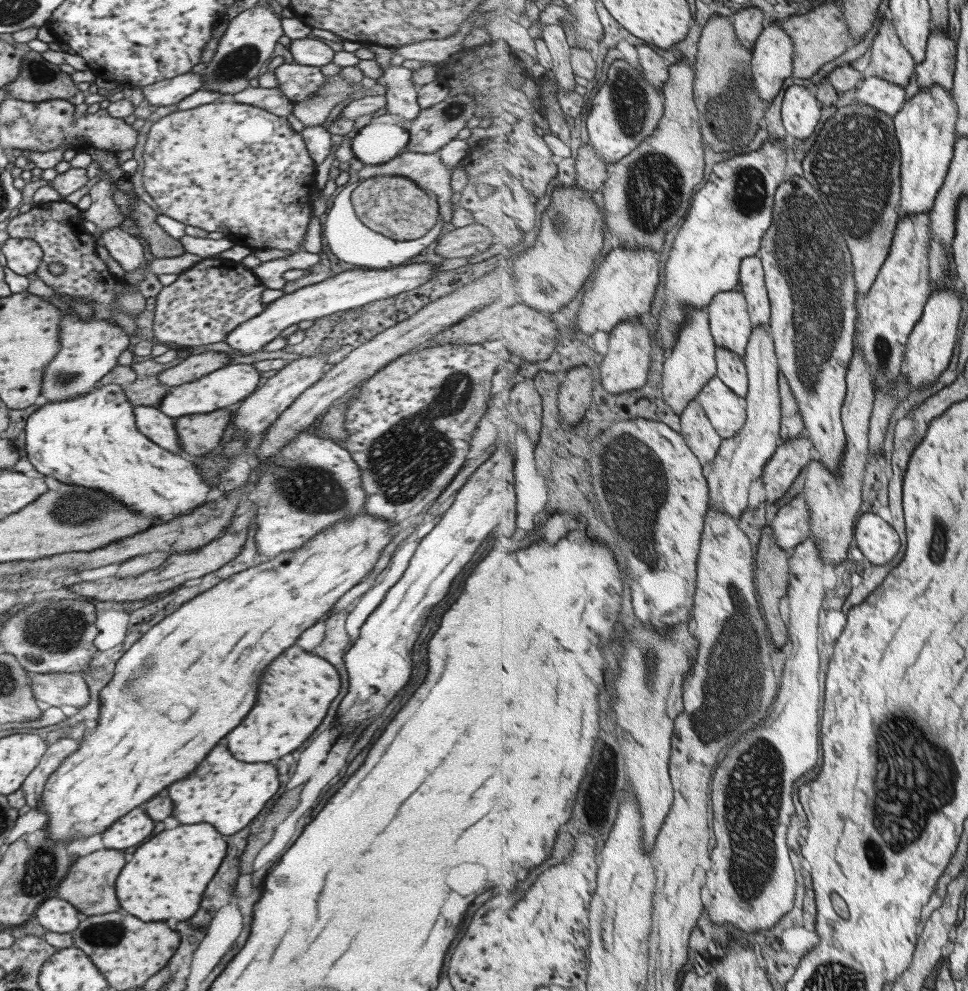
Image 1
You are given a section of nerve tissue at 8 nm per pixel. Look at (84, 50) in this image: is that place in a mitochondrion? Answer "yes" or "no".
no

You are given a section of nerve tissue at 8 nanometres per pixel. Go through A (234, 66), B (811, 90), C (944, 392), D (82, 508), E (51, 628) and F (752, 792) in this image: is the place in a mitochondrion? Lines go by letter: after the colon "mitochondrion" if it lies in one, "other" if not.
A: mitochondrion
B: other
C: other
D: mitochondrion
E: mitochondrion
F: mitochondrion

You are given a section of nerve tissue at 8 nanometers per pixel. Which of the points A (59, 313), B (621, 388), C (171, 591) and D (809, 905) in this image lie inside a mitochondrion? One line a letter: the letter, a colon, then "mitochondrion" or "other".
A: other
B: other
C: other
D: other

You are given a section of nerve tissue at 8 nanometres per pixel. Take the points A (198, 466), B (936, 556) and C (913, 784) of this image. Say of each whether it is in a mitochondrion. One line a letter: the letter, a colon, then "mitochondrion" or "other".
A: other
B: mitochondrion
C: mitochondrion

